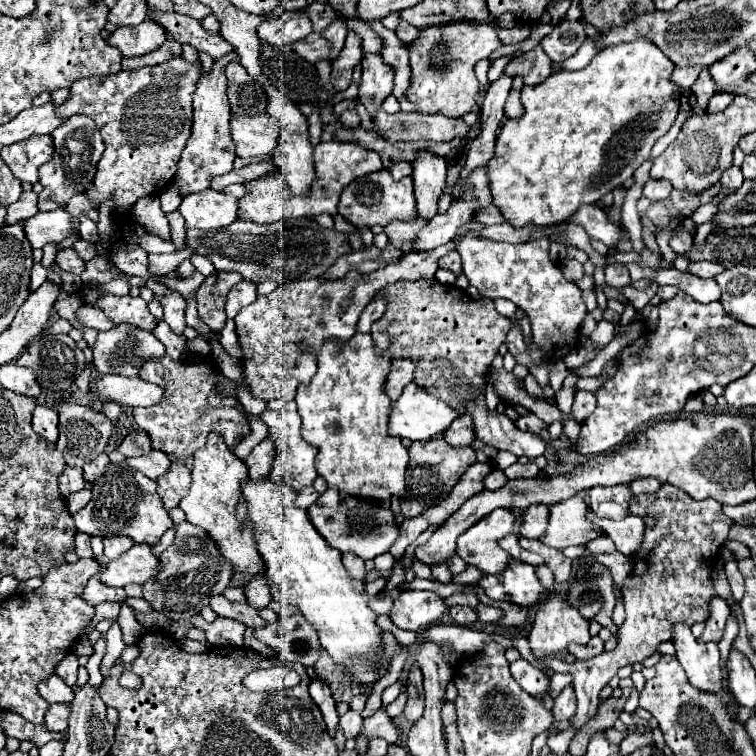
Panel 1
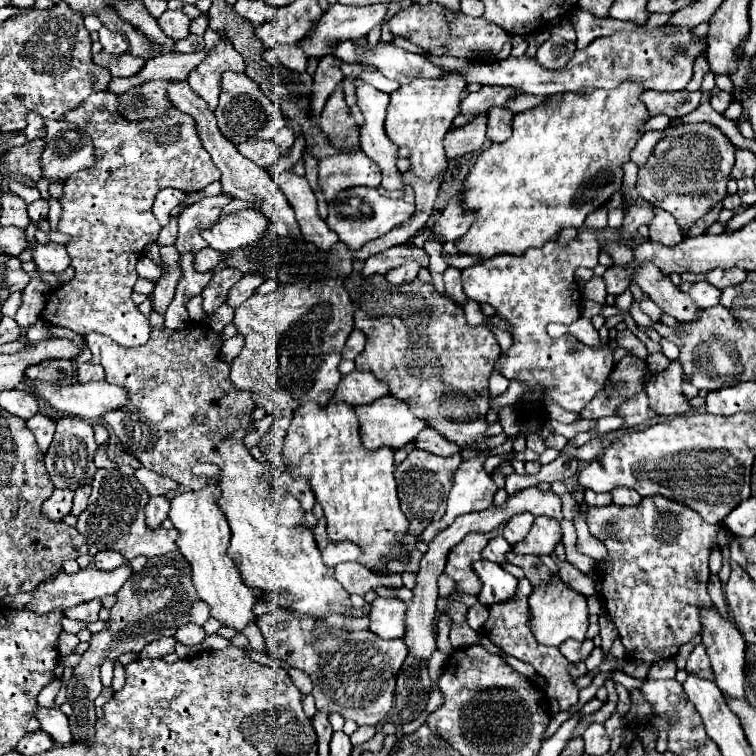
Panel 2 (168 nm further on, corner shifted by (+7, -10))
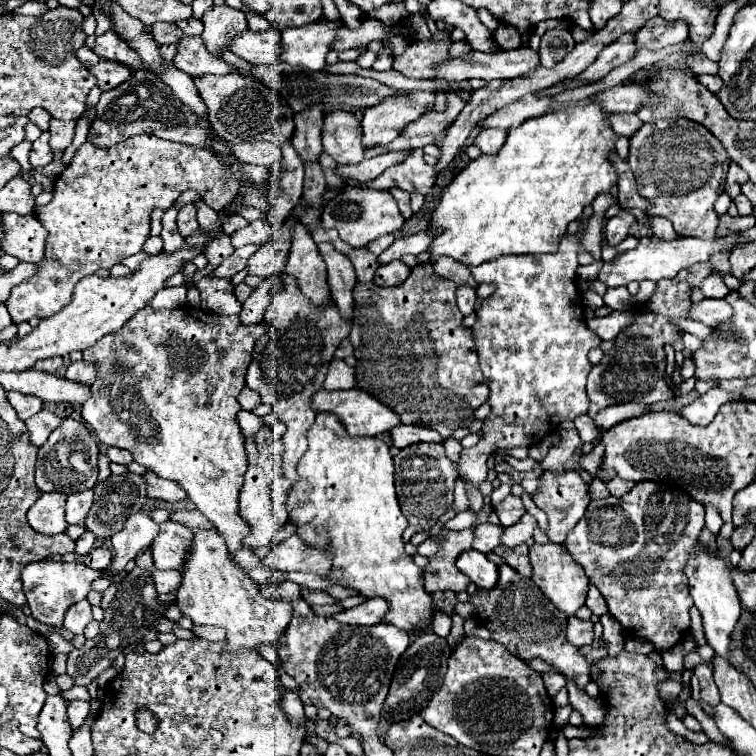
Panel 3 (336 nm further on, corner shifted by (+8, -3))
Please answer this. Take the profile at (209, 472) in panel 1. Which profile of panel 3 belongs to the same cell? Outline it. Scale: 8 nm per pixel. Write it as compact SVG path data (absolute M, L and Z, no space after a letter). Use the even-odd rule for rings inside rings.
M216 529L194 531L194 541L182 571L182 585L178 589L176 605L196 625L216 625L226 629L224 653L258 651L260 645L276 645L288 629L292 607L284 601L270 601L260 597L258 585L248 579L240 567L228 559L228 549Z

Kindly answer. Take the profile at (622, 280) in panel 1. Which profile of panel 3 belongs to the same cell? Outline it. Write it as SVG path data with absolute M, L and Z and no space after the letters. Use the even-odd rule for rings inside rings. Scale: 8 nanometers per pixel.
M736 233L728 235L728 237L718 237L712 241L700 241L700 239L692 239L692 237L682 237L682 239L674 239L674 241L660 241L660 243L650 243L650 245L638 245L636 249L618 253L612 261L604 261L602 269L598 271L598 281L602 281L606 287L626 287L630 281L644 281L644 279L652 279L652 281L660 281L660 279L672 279L676 277L682 269L692 267L694 263L704 263L708 261L708 257L716 251L726 251L732 249L732 241L736 239Z

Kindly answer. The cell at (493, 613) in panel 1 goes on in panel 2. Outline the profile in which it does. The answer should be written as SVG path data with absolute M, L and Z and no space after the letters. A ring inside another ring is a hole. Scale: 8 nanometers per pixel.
M477 602L475 606L469 608L467 612L467 624L473 628L473 630L481 630L483 628L483 622L487 620L487 606L483 606L481 602Z

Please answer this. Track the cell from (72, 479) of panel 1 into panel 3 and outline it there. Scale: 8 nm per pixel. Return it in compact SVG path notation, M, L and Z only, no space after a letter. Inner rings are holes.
M44 493L30 509L28 509L28 523L34 531L42 535L58 535L66 531L64 519L64 493Z

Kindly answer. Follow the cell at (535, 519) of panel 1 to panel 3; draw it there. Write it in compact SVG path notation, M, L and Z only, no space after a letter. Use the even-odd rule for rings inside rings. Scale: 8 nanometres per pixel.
M508 495L498 505L492 505L492 509L496 511L496 515L500 517L500 523L504 527L506 525L514 525L524 515L524 505L522 505L520 497L516 497L516 495Z

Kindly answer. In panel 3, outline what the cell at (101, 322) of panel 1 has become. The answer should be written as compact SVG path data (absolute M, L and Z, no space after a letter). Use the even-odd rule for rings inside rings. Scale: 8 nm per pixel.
M184 305L184 307L178 307L178 309L144 307L120 331L102 337L94 347L90 347L90 349L86 349L82 353L84 361L98 363L98 365L94 365L96 367L96 381L92 383L92 397L88 401L84 401L84 405L82 405L82 419L94 429L96 439L102 445L130 451L134 455L136 463L150 467L150 471L154 471L158 477L176 481L188 493L188 497L194 501L196 509L216 525L216 529L220 531L220 535L224 537L224 541L228 545L228 551L242 549L244 547L242 545L242 537L248 535L248 525L236 511L238 509L238 491L242 487L246 465L248 465L246 463L246 451L244 451L244 435L240 433L240 427L238 427L238 421L236 421L236 413L240 411L238 393L246 385L244 379L246 379L246 369L250 365L250 359L252 359L254 343L256 343L256 339L260 339L266 333L266 329L268 329L268 325L264 325L264 321L252 323L252 325L244 325L238 315L222 317L222 315L214 315L214 313L208 313L204 309L196 309L196 307L190 307L190 305Z

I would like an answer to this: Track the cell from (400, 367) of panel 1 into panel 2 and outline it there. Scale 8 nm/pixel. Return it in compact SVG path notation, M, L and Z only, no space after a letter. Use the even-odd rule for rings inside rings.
M353 370L351 374L343 376L333 400L349 402L355 406L373 404L373 400L379 400L381 396L389 396L389 386L383 380L375 380L371 372L359 372Z

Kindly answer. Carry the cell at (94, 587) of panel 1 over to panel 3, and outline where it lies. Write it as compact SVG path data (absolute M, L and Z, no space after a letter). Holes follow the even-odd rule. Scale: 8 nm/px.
M84 599L84 601L80 601L80 603L76 603L76 605L72 605L70 609L68 609L68 613L64 615L64 625L66 625L66 629L70 629L72 633L76 633L76 635L80 635L80 633L84 633L84 629L86 629L86 625L92 621L92 607L90 607L90 603Z

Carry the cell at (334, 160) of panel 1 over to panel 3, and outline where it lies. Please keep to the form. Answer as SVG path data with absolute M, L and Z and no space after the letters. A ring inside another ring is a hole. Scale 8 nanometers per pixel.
M412 149L384 153L384 155L378 155L374 159L364 159L358 165L338 165L336 171L338 171L340 177L352 177L356 181L368 183L368 181L376 179L380 173L384 173L388 167L398 165L400 161L404 161L404 157L408 157L408 153L412 153Z

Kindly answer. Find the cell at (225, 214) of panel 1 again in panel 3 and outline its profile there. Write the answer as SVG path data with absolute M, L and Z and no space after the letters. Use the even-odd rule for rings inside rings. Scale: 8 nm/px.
M264 217L264 219L256 219L256 221L250 221L248 227L236 231L232 235L232 245L234 249L238 247L244 247L244 245L264 245L272 235L272 227L270 227L270 221Z

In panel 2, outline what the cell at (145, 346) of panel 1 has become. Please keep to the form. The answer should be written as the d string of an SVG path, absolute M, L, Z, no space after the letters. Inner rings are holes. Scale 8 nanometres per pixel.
M85 362L77 366L77 380L79 382L91 382L91 380L105 380L105 370L101 368L101 364L93 364L93 362Z

